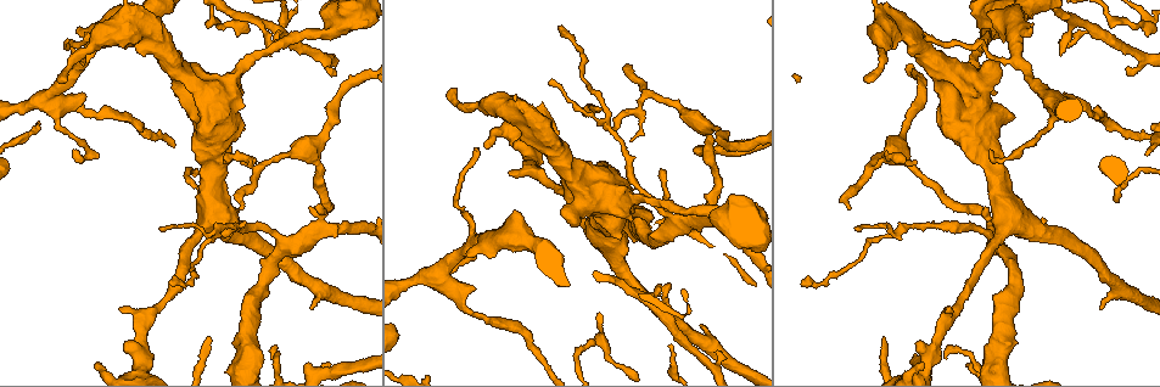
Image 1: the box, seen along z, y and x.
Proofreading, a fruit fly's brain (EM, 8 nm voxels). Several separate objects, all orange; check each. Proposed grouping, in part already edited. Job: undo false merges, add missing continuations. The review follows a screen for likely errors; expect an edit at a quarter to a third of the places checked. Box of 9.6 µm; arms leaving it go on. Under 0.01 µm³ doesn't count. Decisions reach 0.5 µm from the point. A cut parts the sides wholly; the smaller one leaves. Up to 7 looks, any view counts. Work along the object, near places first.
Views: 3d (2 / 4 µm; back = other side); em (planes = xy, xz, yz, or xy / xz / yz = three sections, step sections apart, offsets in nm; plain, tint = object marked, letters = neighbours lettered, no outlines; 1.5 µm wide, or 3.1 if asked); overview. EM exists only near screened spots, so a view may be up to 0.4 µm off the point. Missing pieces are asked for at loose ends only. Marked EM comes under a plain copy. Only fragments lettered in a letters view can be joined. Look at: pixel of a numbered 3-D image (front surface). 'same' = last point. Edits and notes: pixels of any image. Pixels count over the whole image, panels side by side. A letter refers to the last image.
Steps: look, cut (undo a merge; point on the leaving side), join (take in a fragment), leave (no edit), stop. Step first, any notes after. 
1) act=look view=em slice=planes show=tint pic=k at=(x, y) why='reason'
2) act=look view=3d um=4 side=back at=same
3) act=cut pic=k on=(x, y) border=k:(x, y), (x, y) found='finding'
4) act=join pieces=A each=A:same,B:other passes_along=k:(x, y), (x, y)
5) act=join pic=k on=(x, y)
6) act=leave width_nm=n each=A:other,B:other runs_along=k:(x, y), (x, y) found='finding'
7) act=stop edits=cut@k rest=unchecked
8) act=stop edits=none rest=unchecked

act=look view=em slice=yz step=4 show=tint pic=1 at=(121, 309) why='branch stops here'

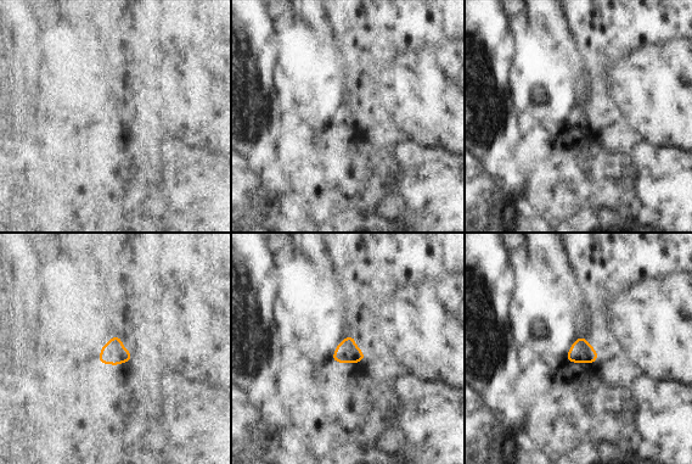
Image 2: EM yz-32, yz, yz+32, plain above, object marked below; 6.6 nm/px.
act=look view=em slice=planes show=letters at=same

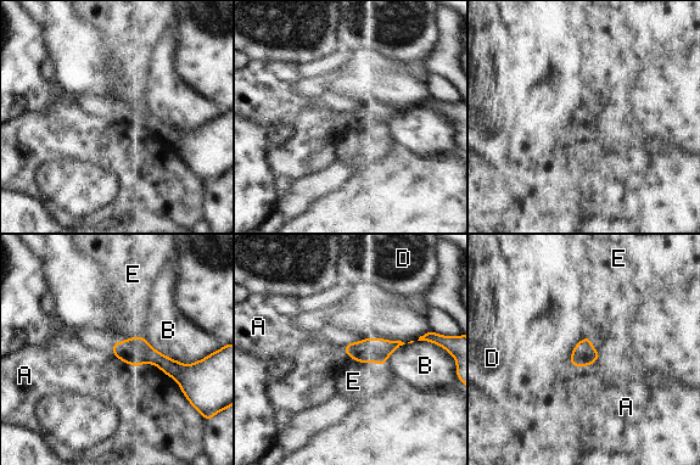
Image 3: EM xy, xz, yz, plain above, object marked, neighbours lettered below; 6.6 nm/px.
act=leave longest_contact=B:420nm each=A:other,B:other,D:other,E:other found='none of them fits'

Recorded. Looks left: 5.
act=look view=em slice=xy step=4 show=letters pic=1 at=(476, 149) why='branch stops here'

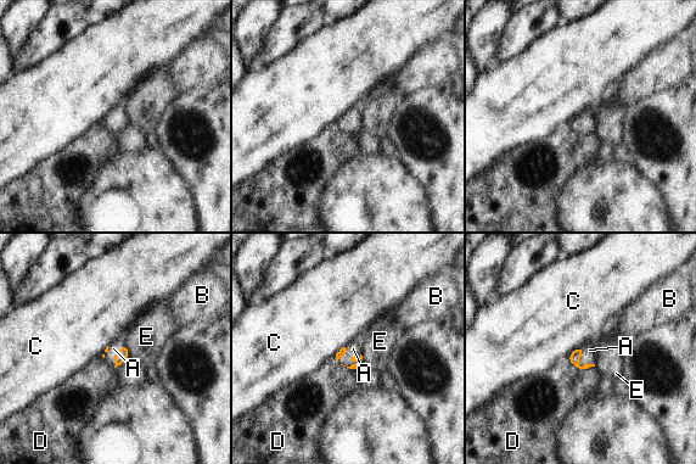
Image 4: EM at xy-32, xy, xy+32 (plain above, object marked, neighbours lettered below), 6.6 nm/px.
act=join pieces=A each=A:same,B:other,C:other,D:other,E:other passes_along=4:(576, 355), (577, 363), (589, 350) found='it goes on there'

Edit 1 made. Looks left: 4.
act=look view=overview

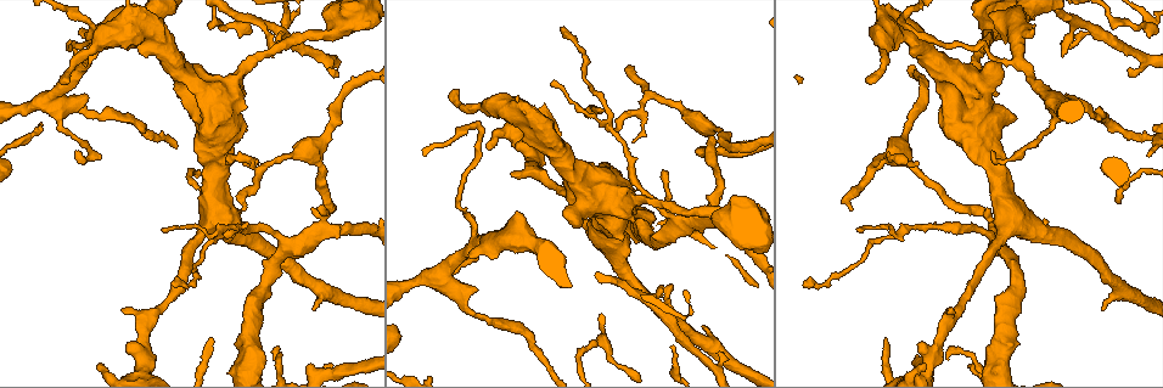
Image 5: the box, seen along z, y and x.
act=look view=em slice=planes show=letters pic=5 at=(661, 286)

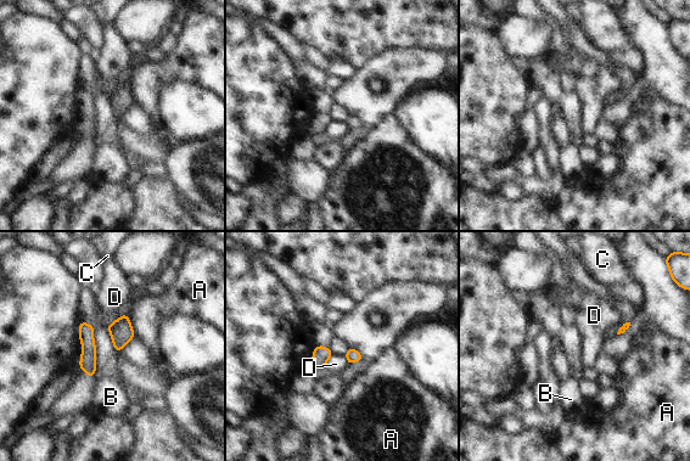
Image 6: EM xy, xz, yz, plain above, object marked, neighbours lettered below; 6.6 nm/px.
act=leave longest_contact=A:160nm each=A:other,B:other,C:other,D:other border=6:(332, 355), (325, 365) found='no lettered fragment goes on from it'

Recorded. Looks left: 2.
act=stop edits=join@4 rest=unchecked

